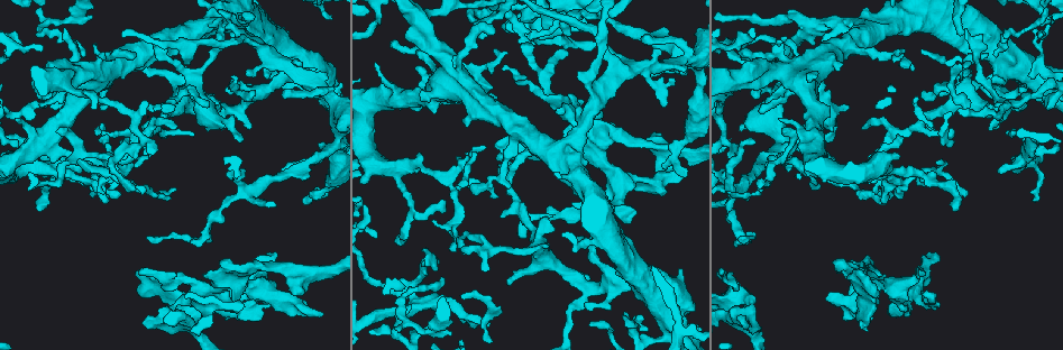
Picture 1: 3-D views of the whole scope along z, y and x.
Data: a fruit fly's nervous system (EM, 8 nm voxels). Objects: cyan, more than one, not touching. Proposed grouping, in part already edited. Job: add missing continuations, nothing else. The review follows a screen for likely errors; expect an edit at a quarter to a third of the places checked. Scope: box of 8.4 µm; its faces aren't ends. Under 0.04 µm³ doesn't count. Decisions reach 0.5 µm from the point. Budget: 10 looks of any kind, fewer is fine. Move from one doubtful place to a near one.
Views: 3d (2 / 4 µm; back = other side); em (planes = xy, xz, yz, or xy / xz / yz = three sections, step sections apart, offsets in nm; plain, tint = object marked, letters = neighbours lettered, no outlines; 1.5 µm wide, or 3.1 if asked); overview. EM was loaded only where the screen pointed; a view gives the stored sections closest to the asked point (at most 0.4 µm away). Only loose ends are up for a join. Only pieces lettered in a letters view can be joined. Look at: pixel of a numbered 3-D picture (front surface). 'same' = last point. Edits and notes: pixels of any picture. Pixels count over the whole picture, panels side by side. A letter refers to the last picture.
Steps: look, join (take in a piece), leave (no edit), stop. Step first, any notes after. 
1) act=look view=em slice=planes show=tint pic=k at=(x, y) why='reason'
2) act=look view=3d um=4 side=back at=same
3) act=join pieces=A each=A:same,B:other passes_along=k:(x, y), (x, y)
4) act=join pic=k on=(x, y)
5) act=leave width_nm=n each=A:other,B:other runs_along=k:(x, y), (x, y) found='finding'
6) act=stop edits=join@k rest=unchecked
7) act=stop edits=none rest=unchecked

act=look view=em slice=xz step=4 show=tint pic=1 at=(423, 250) why='tapers out'

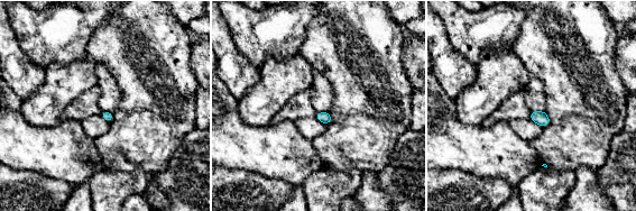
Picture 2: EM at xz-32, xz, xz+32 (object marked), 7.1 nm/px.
act=look view=em slice=planes show=tint at=same why='another direction'

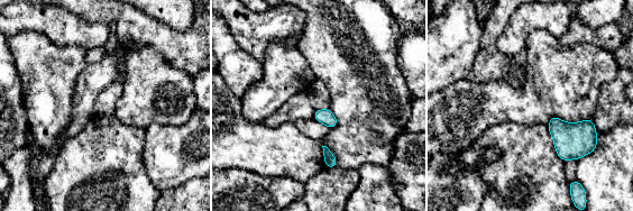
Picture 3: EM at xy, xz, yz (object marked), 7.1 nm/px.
act=look view=em slice=planes show=letters at=same

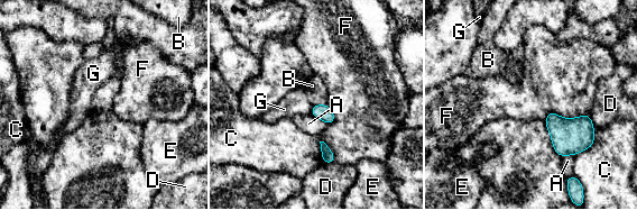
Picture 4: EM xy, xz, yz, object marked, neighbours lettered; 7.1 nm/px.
act=leave each=A:other,B:other,C:other,D:other,E:other,F:other,G:other border=4:(310, 113), (322, 119), (326, 125) found='none of them fits'

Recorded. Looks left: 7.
act=look view=3d um=2 pic=1 at=(168, 110) why='tapers out'

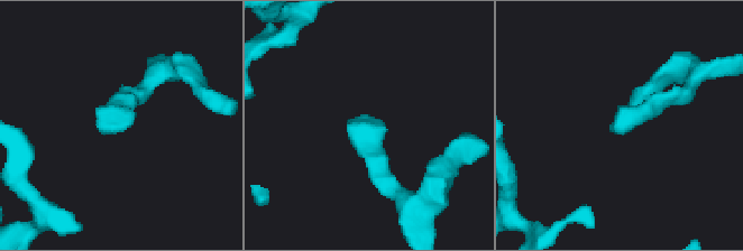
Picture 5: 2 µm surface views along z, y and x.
act=look view=em slice=planes show=letters pic=5 at=(113, 128)

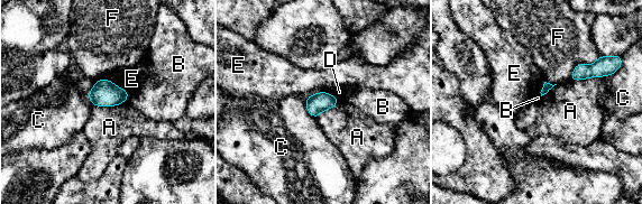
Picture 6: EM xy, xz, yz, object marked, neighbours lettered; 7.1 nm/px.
act=leave width_nm=140 each=A:other,B:other,C:other,D:other,E:other,F:other border=6:(129, 98), (113, 105), (92, 105) found='none of them fits'

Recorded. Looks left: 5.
act=look view=em slice=yz step=4 show=letters pic=1 at=(422, 101) why='stops while still wide'

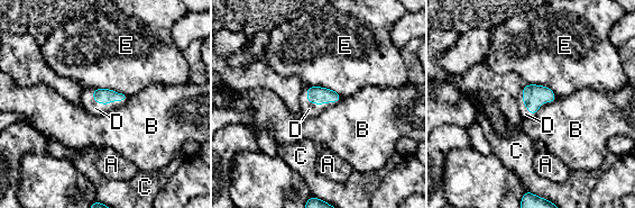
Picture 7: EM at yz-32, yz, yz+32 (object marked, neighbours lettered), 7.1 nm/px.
act=look view=em slice=planes show=letters at=same

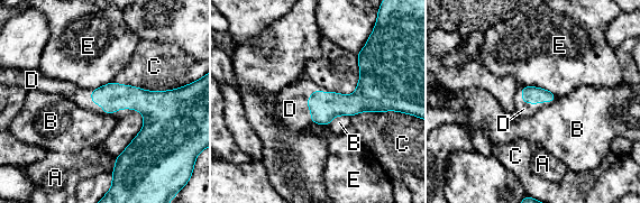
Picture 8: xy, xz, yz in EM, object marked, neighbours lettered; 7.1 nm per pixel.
act=join pic=8 on=(290, 109) each=A:other,B:other,C:other,D:same,E:other passes_along=8:(325, 107), (309, 98), (290, 109) found='the cell continues'

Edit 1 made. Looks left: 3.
act=look view=overview

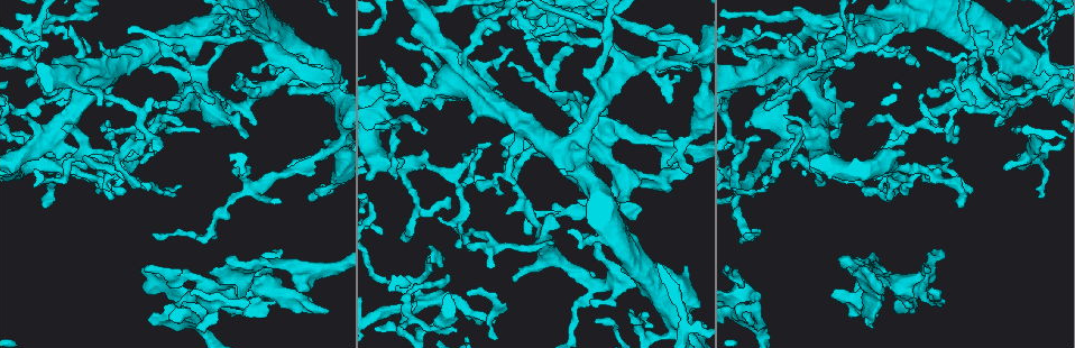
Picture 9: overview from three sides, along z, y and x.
act=look view=3d um=2 pic=9 at=(396, 177) why='an open end'

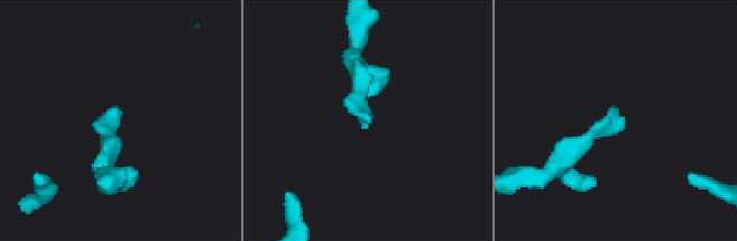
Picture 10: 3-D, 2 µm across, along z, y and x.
act=look view=em slice=xy step=8 show=letters pic=10 at=(367, 125) why='shape alone is not enough'

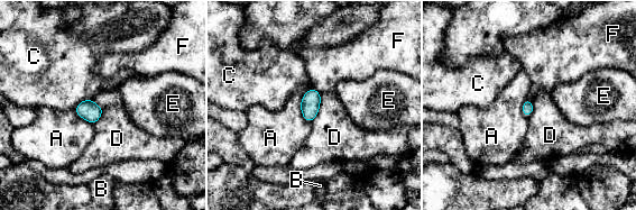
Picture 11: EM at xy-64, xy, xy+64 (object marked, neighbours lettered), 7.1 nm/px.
act=leave each=A:other,B:other,C:other,D:other,E:other,F:other border=11:(321, 94), (319, 111), (311, 122) found='none of them fits'

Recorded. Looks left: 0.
act=stop edits=join@8 rest=unchecked

